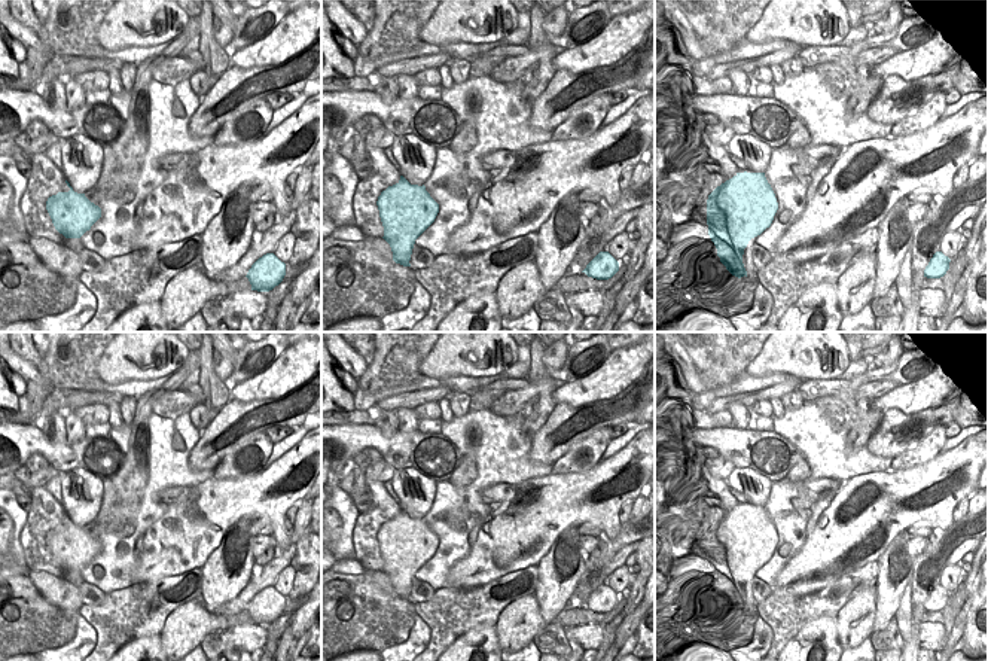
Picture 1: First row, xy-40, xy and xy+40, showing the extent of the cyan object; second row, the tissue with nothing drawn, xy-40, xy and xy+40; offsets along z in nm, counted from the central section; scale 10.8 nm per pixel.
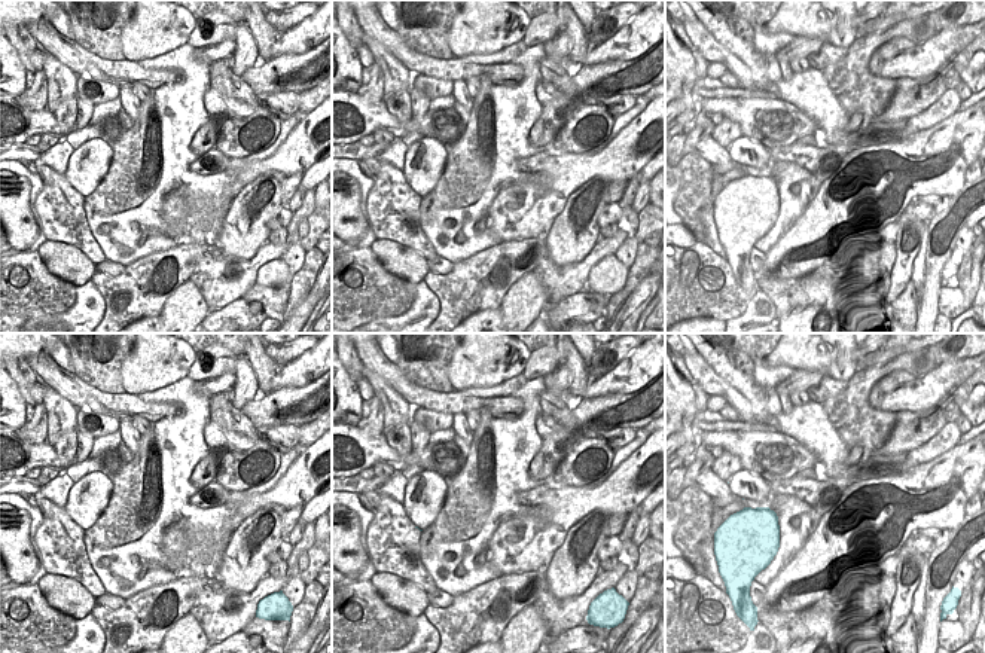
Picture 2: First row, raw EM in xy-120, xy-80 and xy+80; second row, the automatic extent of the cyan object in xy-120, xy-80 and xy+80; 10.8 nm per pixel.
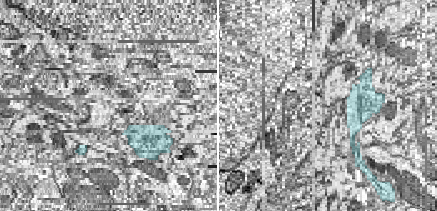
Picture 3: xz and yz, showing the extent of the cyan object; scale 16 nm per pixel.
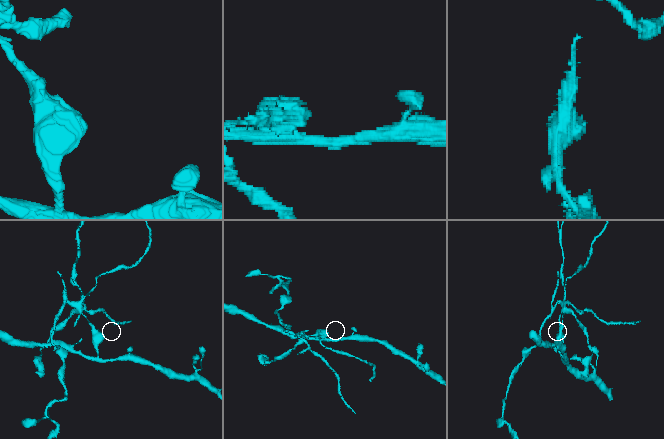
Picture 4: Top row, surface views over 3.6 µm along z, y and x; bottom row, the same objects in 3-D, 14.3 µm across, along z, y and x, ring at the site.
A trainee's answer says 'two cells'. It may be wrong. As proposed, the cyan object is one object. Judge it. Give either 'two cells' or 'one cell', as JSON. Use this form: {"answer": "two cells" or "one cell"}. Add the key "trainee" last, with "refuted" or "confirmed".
{"answer": "two cells", "trainee": "confirmed"}

